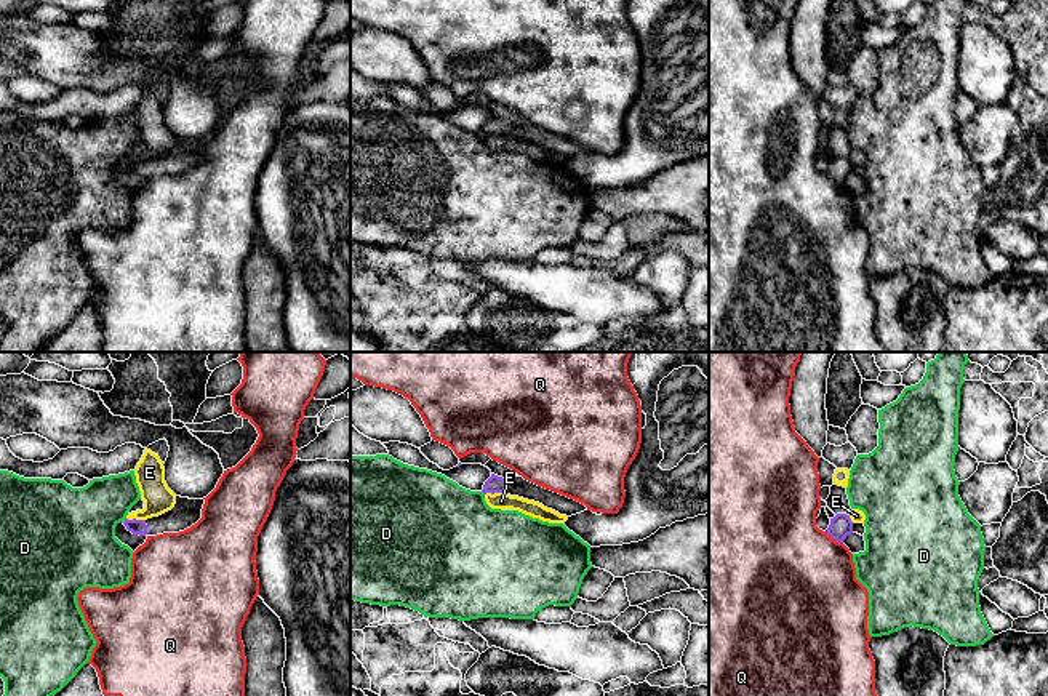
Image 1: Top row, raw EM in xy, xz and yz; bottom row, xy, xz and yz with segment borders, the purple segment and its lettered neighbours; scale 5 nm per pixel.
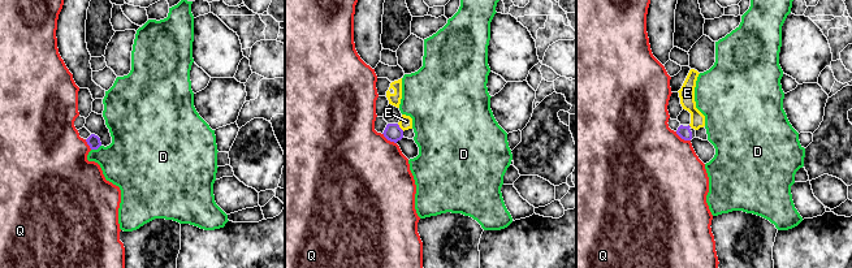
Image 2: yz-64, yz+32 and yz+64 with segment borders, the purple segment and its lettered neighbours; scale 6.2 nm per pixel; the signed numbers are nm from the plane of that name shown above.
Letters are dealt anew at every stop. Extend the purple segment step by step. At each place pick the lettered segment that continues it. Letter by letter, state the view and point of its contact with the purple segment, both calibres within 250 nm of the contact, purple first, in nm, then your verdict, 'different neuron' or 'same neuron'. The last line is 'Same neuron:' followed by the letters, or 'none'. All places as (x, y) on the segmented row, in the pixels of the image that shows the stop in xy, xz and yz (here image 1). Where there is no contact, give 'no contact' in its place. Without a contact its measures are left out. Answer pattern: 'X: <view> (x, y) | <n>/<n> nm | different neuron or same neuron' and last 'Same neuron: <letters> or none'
D: xy (125, 520) | 80/380 nm | different neuron
E: xz (495, 492) | 90/80 nm | different neuron
Q: yz (834, 538) | 110/480 nm | different neuron
Same neuron: none

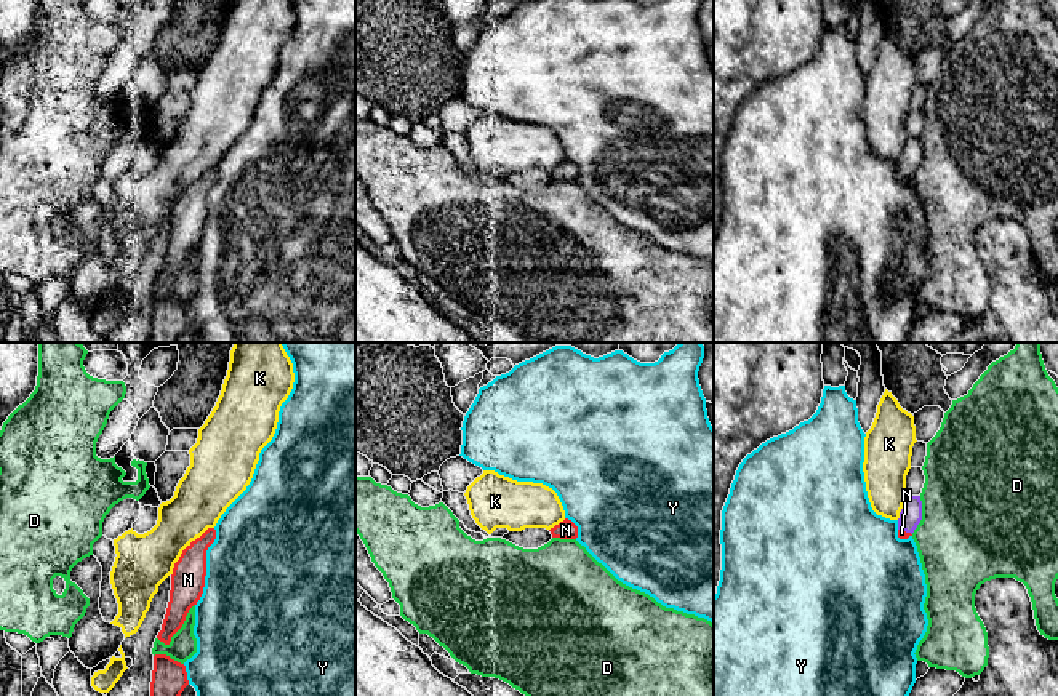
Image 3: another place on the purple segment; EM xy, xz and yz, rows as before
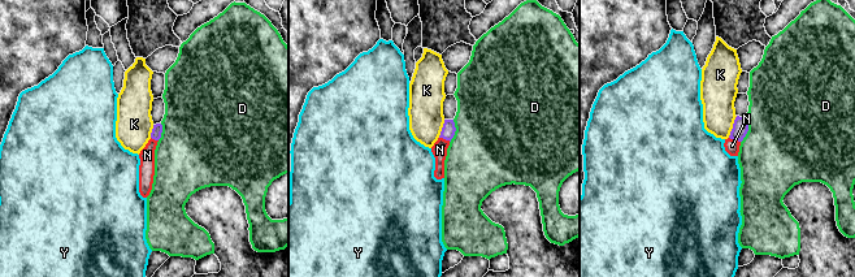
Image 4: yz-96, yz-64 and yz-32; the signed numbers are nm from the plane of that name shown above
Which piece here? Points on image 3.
D: yz (921, 516) | 110/500 nm | different neuron
K: yz (903, 508) | 110/240 nm | different neuron
N: yz (905, 530) | 110/50 nm | same neuron
Y: yz (898, 525) | 110/440 nm | different neuron
Same neuron: N

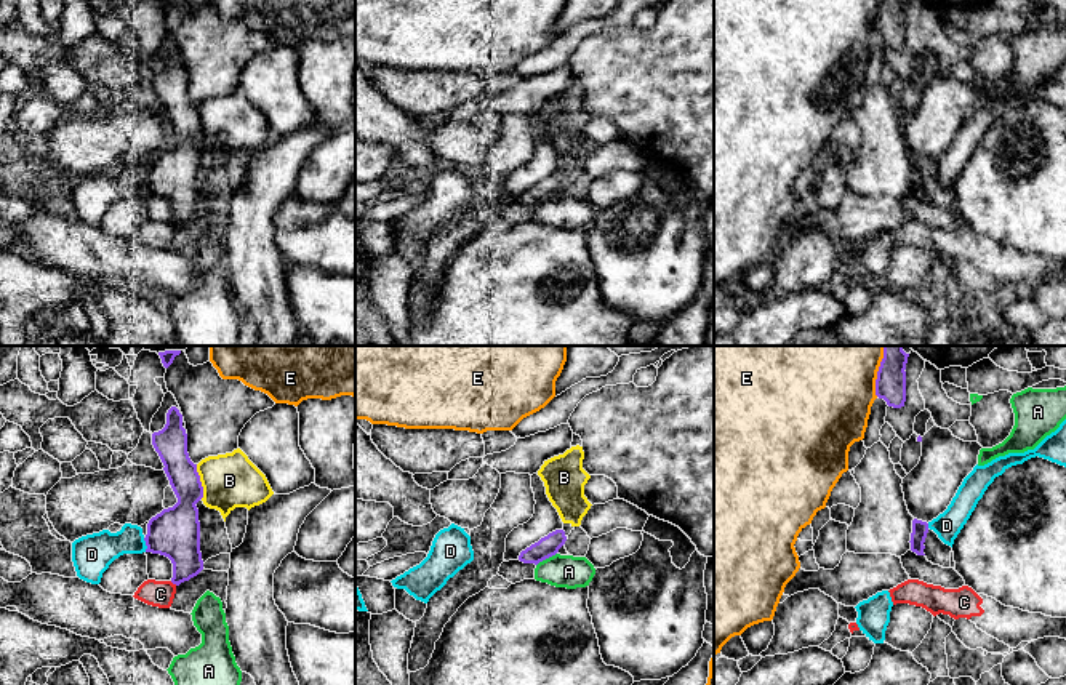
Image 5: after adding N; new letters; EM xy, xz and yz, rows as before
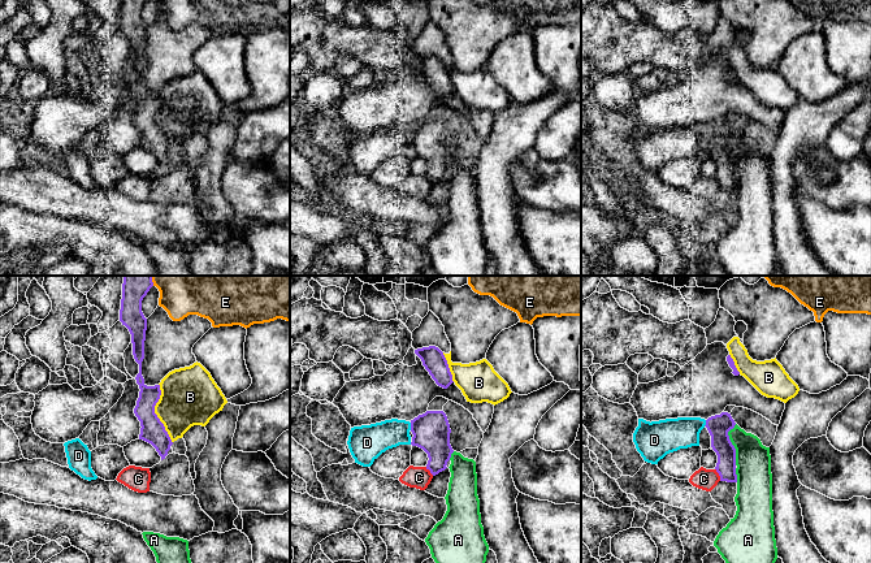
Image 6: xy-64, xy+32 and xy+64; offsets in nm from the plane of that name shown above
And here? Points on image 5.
A: xz (546, 557) | 110/160 nm | different neuron
B: xy (200, 482) | 200/280 nm | different neuron
C: xy (173, 583) | 260/130 nm | different neuron
D: xy (146, 544) | 260/180 nm | different neuron
E: yz (877, 372) | 160/500 nm | different neuron
Same neuron: none

